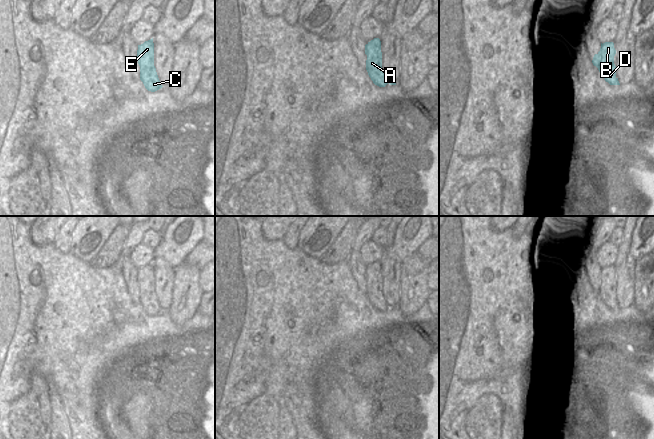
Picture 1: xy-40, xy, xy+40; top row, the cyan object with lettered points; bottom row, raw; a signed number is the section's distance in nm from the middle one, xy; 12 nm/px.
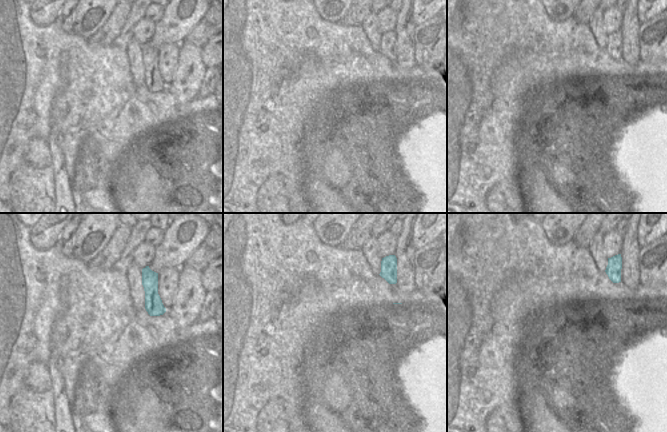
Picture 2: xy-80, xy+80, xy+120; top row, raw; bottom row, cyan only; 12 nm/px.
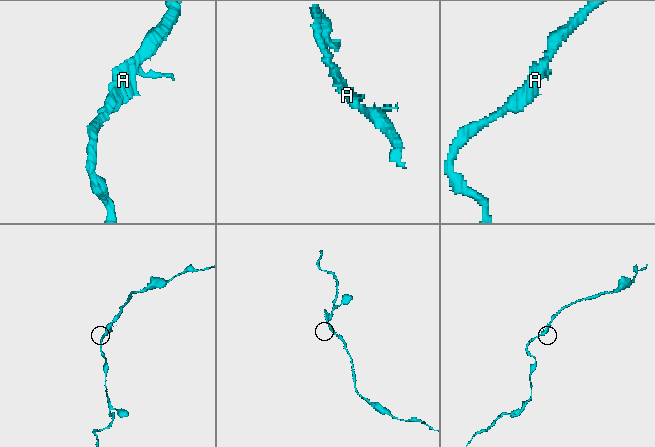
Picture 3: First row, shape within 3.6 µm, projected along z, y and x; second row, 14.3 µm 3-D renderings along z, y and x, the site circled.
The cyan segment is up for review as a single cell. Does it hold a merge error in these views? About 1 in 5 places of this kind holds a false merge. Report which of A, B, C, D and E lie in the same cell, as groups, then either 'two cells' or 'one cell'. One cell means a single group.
A B C D E; one cell

